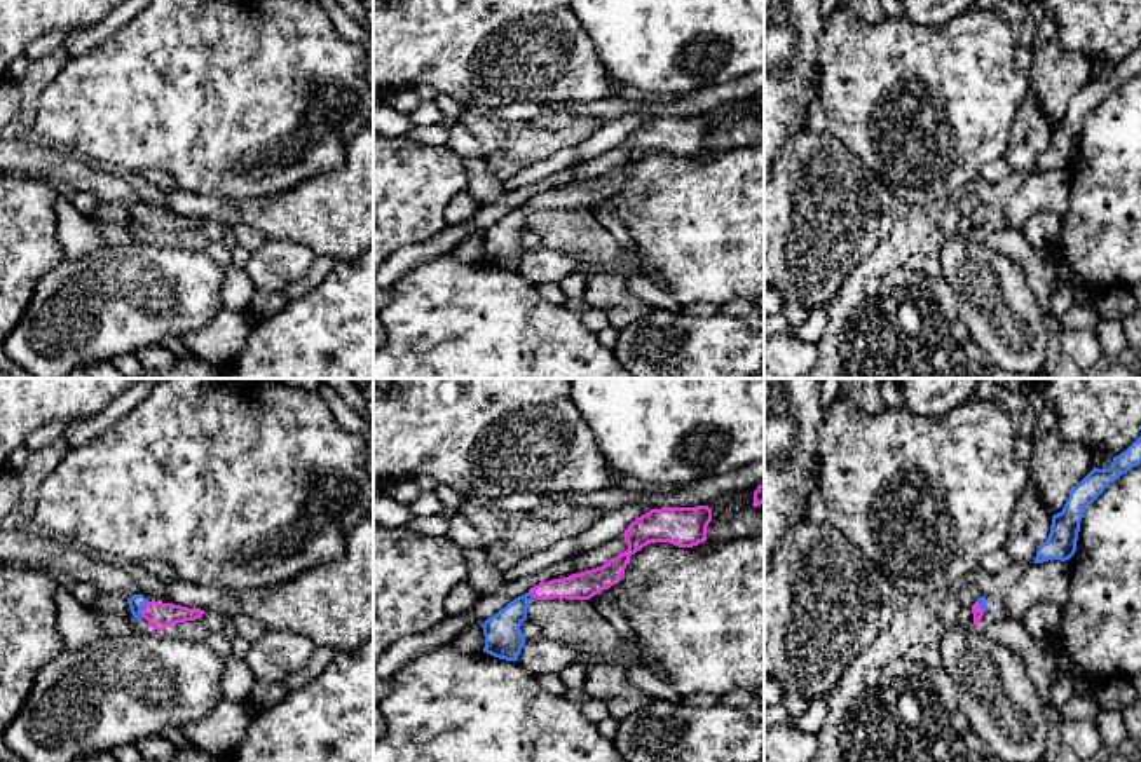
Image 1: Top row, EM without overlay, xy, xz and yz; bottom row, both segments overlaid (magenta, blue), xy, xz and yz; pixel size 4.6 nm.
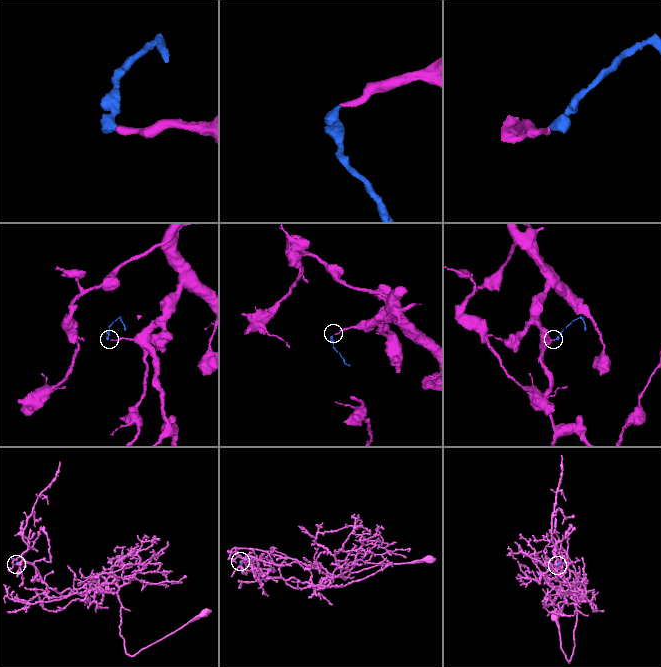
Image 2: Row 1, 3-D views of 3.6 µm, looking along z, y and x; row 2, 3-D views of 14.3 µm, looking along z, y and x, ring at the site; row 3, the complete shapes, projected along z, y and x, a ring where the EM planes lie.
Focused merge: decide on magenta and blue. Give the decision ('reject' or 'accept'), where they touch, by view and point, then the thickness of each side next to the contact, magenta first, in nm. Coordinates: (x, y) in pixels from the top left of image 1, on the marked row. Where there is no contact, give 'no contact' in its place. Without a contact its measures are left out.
accept | xy (143, 609) | 120/80 nm

